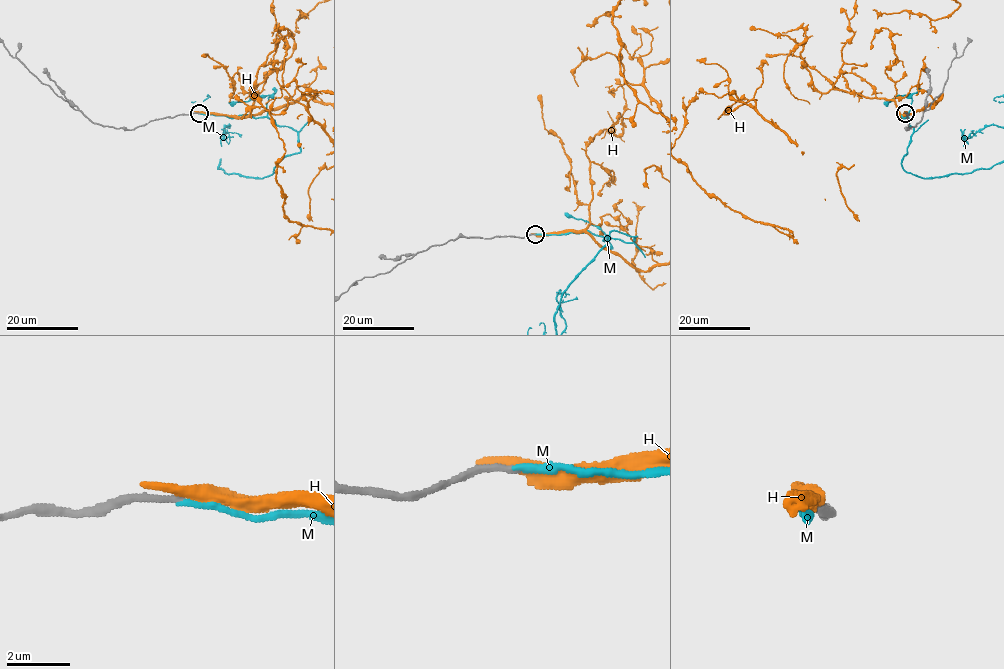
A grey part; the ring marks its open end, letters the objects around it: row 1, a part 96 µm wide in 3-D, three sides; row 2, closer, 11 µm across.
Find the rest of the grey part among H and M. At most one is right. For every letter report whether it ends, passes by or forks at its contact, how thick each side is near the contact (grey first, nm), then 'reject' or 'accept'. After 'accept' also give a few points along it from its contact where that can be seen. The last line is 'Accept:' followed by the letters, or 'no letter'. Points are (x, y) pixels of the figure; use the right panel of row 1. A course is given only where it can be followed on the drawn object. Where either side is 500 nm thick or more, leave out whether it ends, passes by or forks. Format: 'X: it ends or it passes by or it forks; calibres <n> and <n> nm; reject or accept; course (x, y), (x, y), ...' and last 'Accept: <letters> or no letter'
H: calibres 240 and 550 nm; reject
M: it ends; calibres 200 and 220 nm; accept
Accept: M

